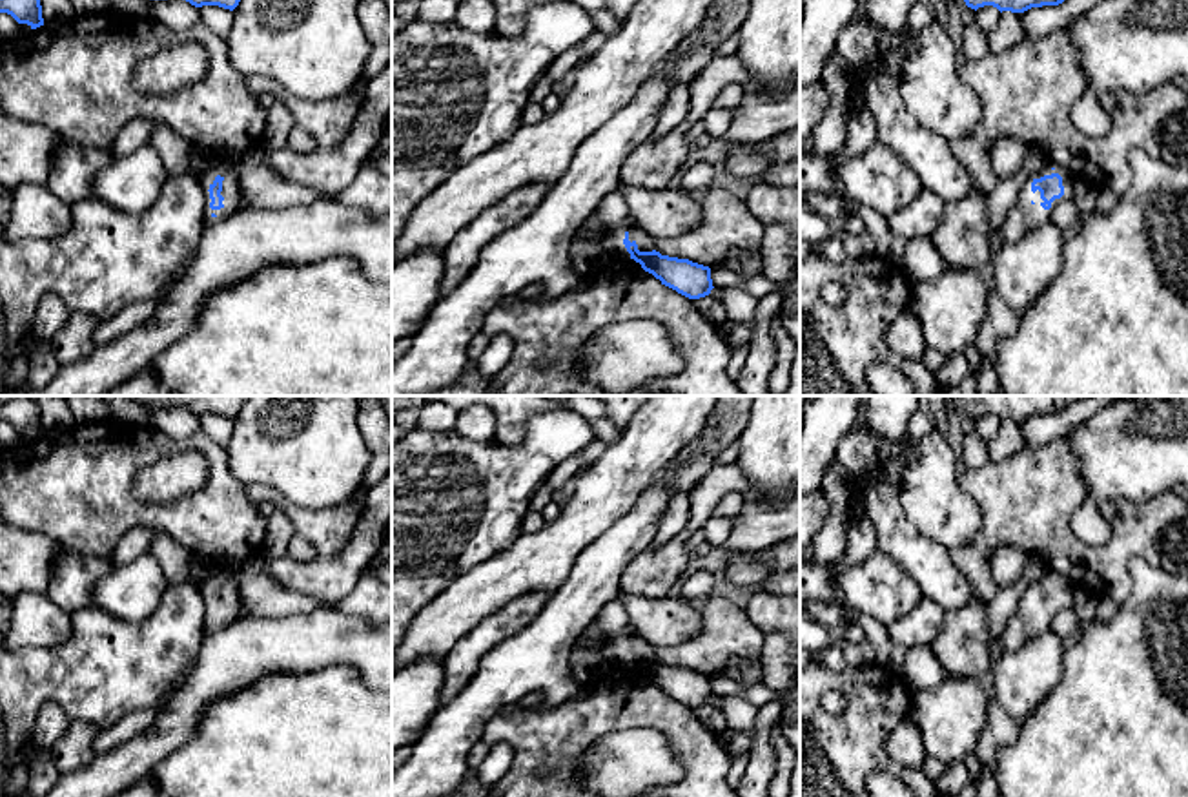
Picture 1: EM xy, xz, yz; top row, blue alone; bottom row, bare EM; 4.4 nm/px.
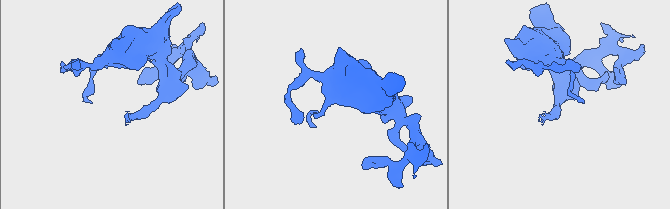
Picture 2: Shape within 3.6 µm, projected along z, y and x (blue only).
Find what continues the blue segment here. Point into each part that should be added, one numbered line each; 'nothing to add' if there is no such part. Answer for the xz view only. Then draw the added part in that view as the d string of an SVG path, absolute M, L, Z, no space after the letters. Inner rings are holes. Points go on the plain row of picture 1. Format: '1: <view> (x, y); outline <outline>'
1: xz (613, 650); outline M629 626L625 631L620 635L609 638L603 646L603 655L610 664L616 666L630 666L627 660L623 647L629 647L630 651L634 649L638 653L640 660L652 660L656 658L656 646L650 642L643 640L632 626Z

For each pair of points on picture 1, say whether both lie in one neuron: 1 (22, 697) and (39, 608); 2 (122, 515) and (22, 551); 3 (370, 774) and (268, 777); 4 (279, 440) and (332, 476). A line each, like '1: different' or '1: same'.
1: different
2: different
3: same
4: same

